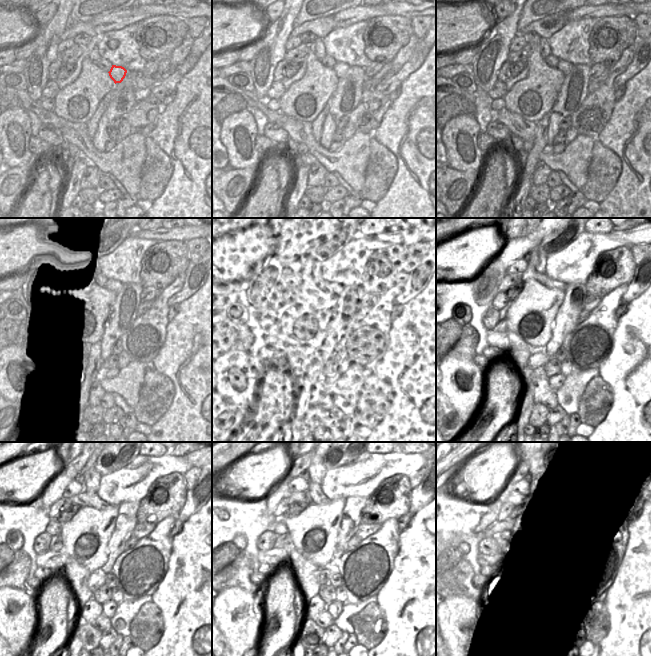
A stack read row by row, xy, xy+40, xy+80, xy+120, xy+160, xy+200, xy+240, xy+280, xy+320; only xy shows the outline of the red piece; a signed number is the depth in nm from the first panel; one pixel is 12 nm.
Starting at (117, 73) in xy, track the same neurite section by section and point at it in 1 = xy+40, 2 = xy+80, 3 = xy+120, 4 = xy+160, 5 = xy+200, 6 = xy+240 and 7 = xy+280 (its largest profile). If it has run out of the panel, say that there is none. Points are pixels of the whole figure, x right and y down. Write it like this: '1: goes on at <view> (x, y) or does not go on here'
1: goes on at xy+40 (340, 68)
2: goes on at xy+80 (565, 67)
3: goes on at xy+120 (113, 286)
4: goes on at xy+160 (333, 287)
5: goes on at xy+200 (543, 279)
6: goes on at xy+240 (84, 498)
7: goes on at xy+280 (314, 494)

